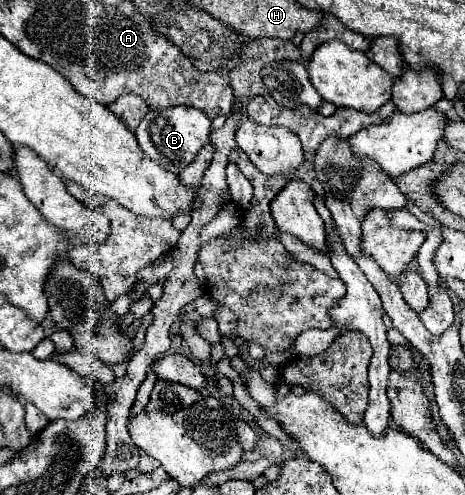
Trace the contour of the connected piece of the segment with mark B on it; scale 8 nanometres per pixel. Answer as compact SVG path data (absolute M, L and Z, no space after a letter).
M174 106L164 110L150 110L140 122L136 138L142 152L148 158L160 162L164 170L180 174L192 162L192 158L196 158L196 154L210 142L210 132L212 132L212 122L202 110L190 106Z

